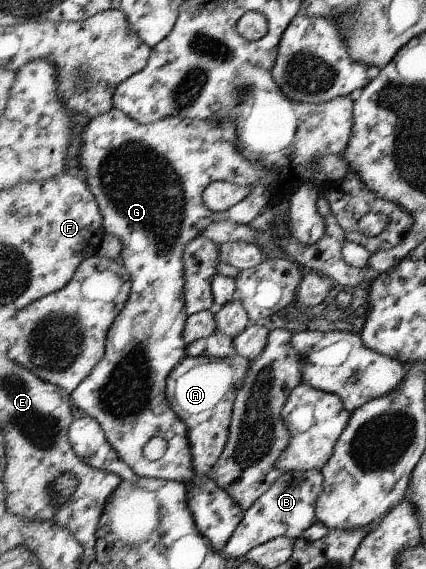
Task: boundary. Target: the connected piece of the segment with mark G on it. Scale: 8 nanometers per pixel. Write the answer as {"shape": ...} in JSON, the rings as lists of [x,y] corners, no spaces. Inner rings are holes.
{"shape":[[[114,108],[110,113],[105,113],[100,117],[92,118],[82,133],[82,146],[80,149],[80,169],[82,169],[82,175],[87,180],[88,185],[92,188],[94,195],[98,198],[100,204],[100,211],[104,215],[104,229],[107,233],[116,235],[121,238],[123,244],[123,250],[121,257],[128,267],[128,271],[132,275],[133,288],[132,297],[126,304],[126,309],[120,313],[120,317],[116,320],[108,340],[108,353],[101,361],[96,369],[92,371],[92,375],[88,379],[84,380],[84,383],[80,385],[79,389],[71,394],[74,406],[78,413],[99,419],[99,422],[104,427],[104,431],[107,431],[108,439],[112,444],[112,447],[121,455],[121,458],[136,471],[138,475],[146,476],[149,478],[162,478],[172,481],[181,481],[186,483],[186,487],[190,489],[192,487],[192,479],[196,477],[196,467],[194,467],[194,451],[192,451],[192,441],[190,441],[190,429],[188,429],[188,423],[176,413],[172,403],[170,403],[170,397],[168,397],[168,379],[172,377],[172,371],[188,357],[188,339],[184,337],[184,333],[188,329],[188,319],[192,317],[188,313],[188,295],[186,292],[186,247],[196,241],[200,236],[204,236],[206,229],[213,223],[220,223],[220,221],[235,221],[236,225],[249,226],[252,221],[259,217],[262,211],[268,207],[268,187],[270,183],[276,179],[276,173],[272,173],[270,169],[266,169],[262,163],[252,163],[248,161],[242,153],[240,153],[240,147],[236,147],[236,117],[222,117],[222,119],[184,119],[180,115],[172,115],[163,119],[162,121],[151,123],[148,125],[142,125],[138,123],[138,120],[132,119],[132,116],[126,115],[124,111]],[[215,181],[229,181],[236,183],[236,185],[250,185],[252,191],[250,195],[245,199],[242,199],[240,203],[236,204],[233,208],[226,210],[225,212],[212,211],[206,203],[204,203],[204,191],[212,185]],[[154,437],[162,437],[167,443],[168,447],[166,453],[159,459],[150,461],[146,455],[144,455],[144,449],[146,445],[154,439]]]}

